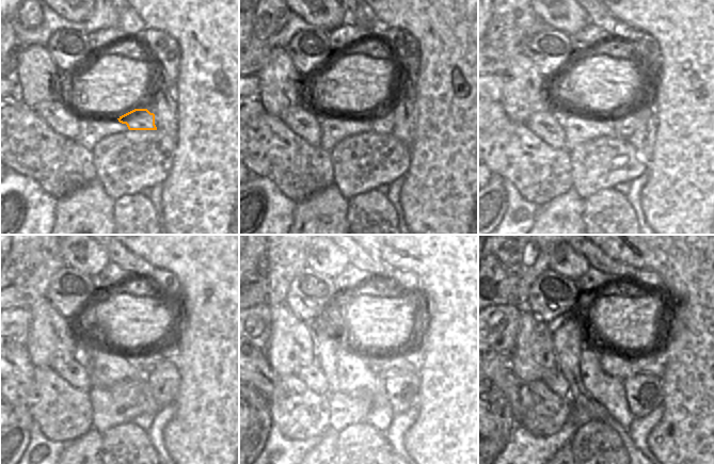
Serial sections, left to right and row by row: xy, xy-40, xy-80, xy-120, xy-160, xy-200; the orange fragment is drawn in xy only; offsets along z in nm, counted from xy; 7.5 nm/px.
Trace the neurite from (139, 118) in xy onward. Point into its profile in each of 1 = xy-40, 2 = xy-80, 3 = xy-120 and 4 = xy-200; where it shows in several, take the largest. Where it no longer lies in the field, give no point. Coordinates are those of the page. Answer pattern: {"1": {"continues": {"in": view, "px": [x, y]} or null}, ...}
{"1": {"continues": {"in": "xy-40", "px": [382, 123]}}, "2": {"continues": {"in": "xy-80", "px": [624, 125]}}, "3": {"continues": {"in": "xy-120", "px": [146, 370]}}, "4": {"continues": {"in": "xy-200", "px": [643, 364]}}}

